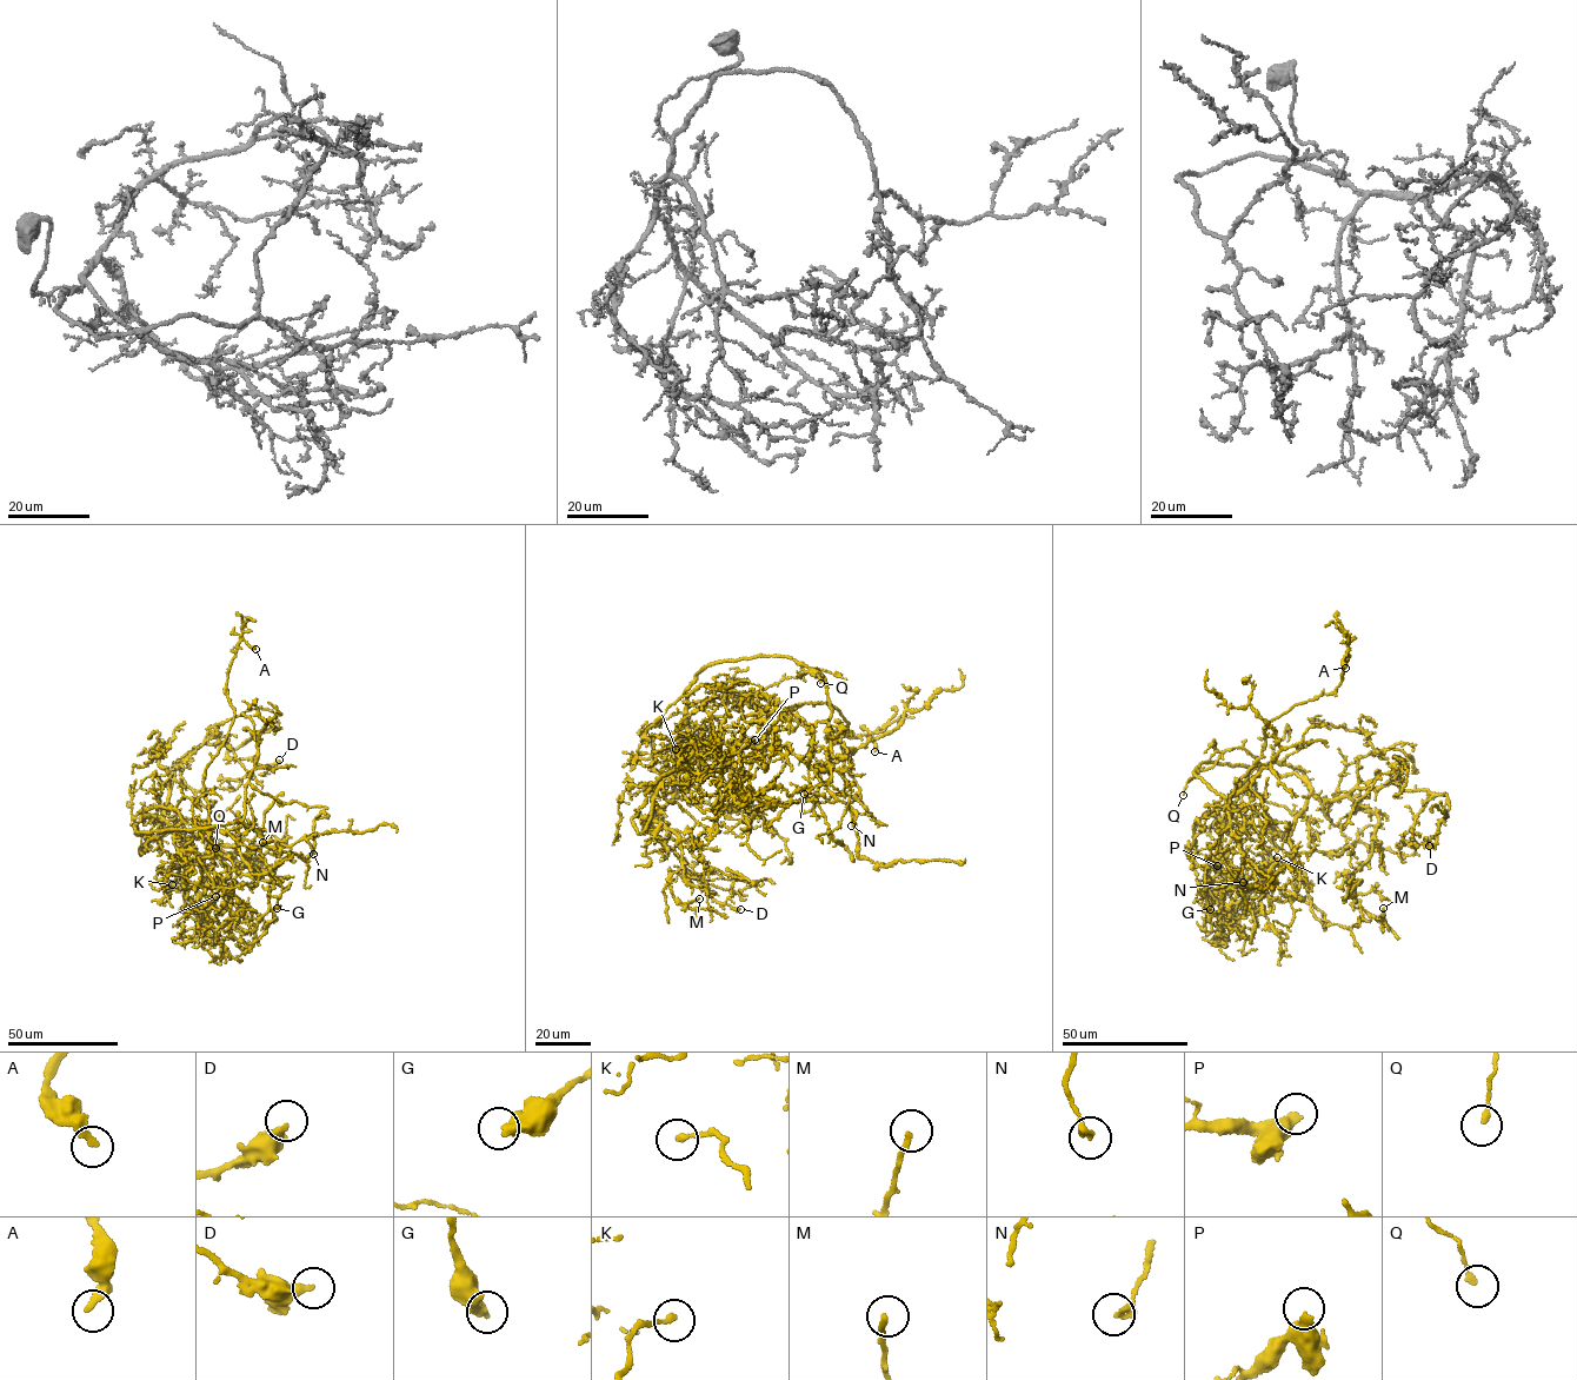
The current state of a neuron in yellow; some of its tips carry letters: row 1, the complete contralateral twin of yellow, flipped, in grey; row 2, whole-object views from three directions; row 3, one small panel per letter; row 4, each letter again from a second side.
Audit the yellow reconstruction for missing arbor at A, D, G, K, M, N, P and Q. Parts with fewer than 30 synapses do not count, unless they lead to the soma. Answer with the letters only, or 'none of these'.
none of these

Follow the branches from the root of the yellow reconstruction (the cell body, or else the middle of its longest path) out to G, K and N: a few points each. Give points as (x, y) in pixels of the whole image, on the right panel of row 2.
G: (1257, 760), (1225, 804), (1223, 824), (1242, 823), (1246, 831), (1208, 863), (1210, 909)
K: (1257, 760), (1259, 764), (1250, 773), (1231, 807), (1233, 816), (1249, 837), (1269, 850), (1270, 868), (1277, 857)
N: (1257, 760), (1236, 748), (1193, 774), (1223, 796), (1245, 862), (1243, 882)

